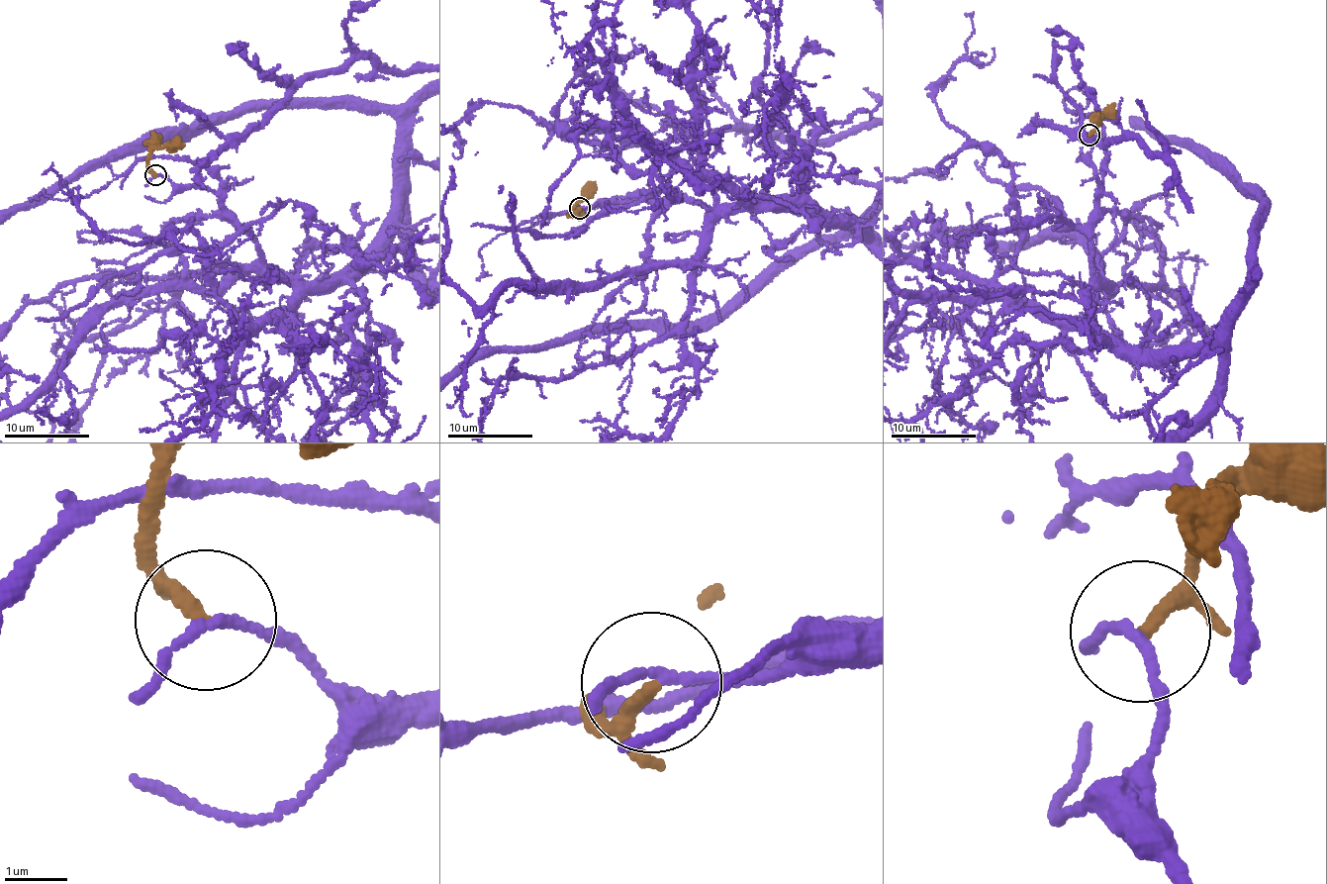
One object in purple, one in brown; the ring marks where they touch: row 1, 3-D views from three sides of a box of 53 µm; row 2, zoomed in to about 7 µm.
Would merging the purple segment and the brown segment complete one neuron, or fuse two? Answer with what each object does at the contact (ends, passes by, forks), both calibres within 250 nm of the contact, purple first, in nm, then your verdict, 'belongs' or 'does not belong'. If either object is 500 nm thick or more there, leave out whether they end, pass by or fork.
purple passes by; brown passes by; calibres 140 and 160 nm; does not belong

